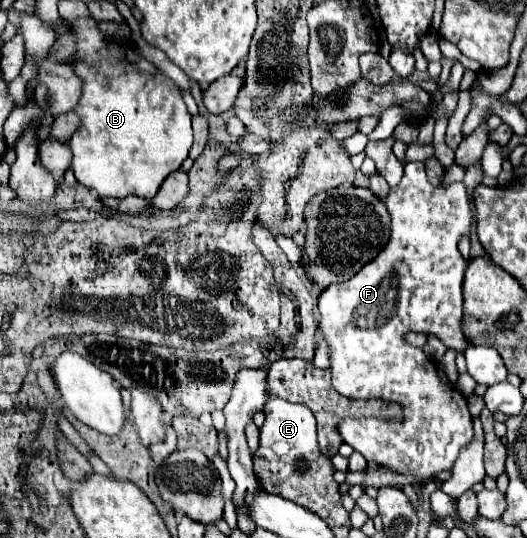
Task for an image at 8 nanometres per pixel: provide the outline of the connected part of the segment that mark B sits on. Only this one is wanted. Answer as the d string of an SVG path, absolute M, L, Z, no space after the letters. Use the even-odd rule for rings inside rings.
M78 17L70 23L68 33L74 35L74 55L68 65L82 81L82 93L74 109L74 113L80 117L80 127L68 141L68 147L74 155L72 171L78 183L88 189L96 189L100 197L136 195L152 199L158 193L162 181L180 169L192 147L190 113L182 99L180 87L168 75L158 71L154 63L150 63L134 47L108 41L92 17Z

